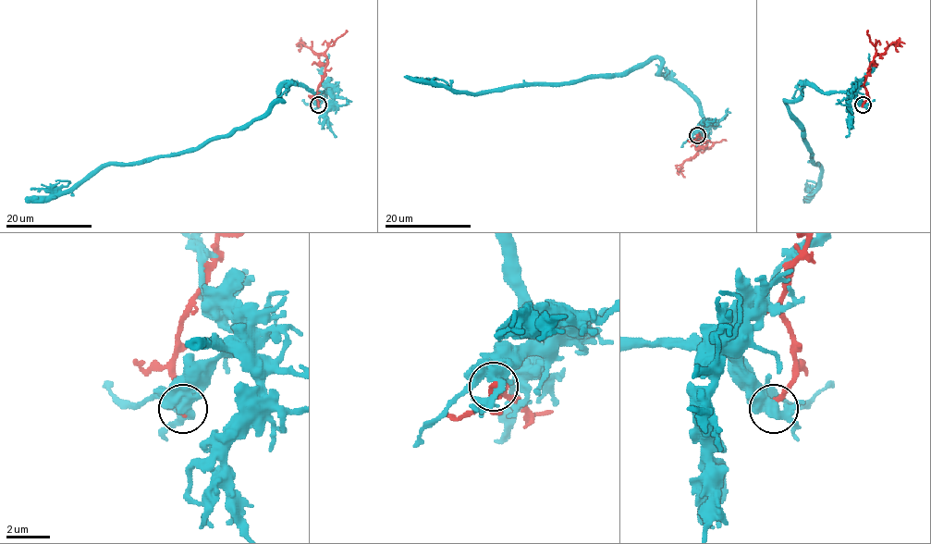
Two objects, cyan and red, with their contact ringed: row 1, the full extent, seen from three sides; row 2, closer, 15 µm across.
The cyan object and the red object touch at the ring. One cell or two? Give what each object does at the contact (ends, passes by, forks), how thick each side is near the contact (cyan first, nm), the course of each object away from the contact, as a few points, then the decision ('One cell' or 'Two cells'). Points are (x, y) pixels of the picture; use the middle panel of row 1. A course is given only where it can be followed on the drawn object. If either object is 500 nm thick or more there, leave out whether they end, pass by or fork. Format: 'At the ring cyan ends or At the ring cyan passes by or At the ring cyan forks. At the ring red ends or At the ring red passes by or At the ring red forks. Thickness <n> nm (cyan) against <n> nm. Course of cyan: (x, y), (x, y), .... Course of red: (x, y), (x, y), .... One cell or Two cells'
At the ring cyan forks. At the ring red ends. Thickness 380 nm (cyan) against 320 nm. Course of cyan: (697, 135), (704, 124), (702, 109), (658, 67), (658, 58), (623, 73), (477, 92), (453, 92), (404, 77). Course of red: (697, 135), (696, 139), (699, 137), (706, 143), (680, 165), (679, 171), (685, 177). Two cells

